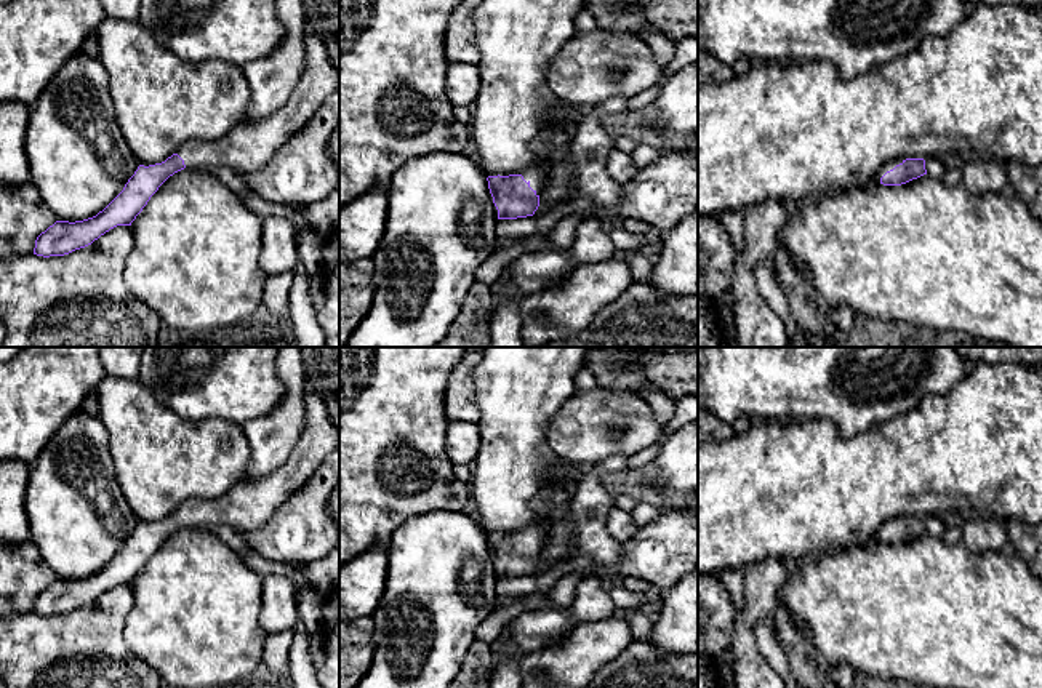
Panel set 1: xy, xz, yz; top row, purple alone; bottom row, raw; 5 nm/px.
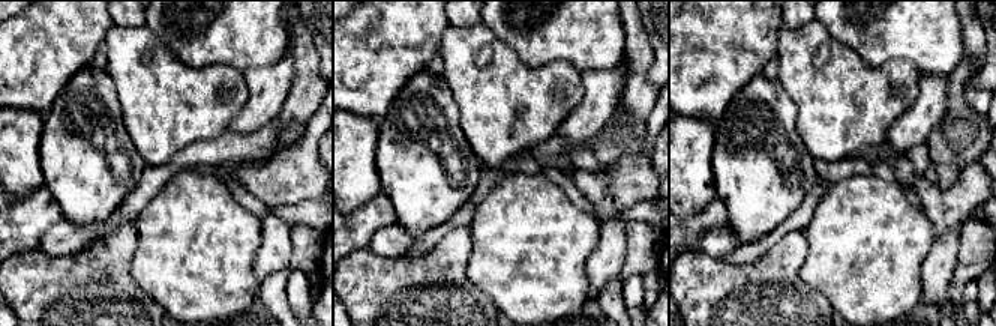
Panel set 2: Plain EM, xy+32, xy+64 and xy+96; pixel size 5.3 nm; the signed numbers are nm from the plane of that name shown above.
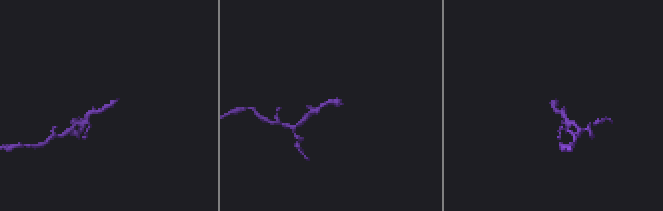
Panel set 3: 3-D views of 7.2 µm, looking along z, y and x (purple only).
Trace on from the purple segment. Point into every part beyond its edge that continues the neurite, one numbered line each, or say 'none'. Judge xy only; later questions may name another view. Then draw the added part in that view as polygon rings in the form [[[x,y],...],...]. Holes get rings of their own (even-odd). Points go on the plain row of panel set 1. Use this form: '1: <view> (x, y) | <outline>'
1: xy (248, 504) | [[[307,378],[304,408],[304,429],[287,462],[263,478],[238,482],[214,499],[187,501],[178,509],[186,526],[224,525],[245,533],[267,523],[339,442],[339,427],[328,418],[322,397]]]

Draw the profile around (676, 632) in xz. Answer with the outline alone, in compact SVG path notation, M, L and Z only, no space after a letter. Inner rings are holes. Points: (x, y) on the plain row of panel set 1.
M698 566L663 594L663 608L648 642L664 654L698 656Z

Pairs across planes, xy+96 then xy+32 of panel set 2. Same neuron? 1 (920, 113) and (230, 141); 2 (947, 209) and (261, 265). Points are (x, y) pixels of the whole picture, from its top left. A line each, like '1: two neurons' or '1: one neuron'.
1: two neurons
2: two neurons

